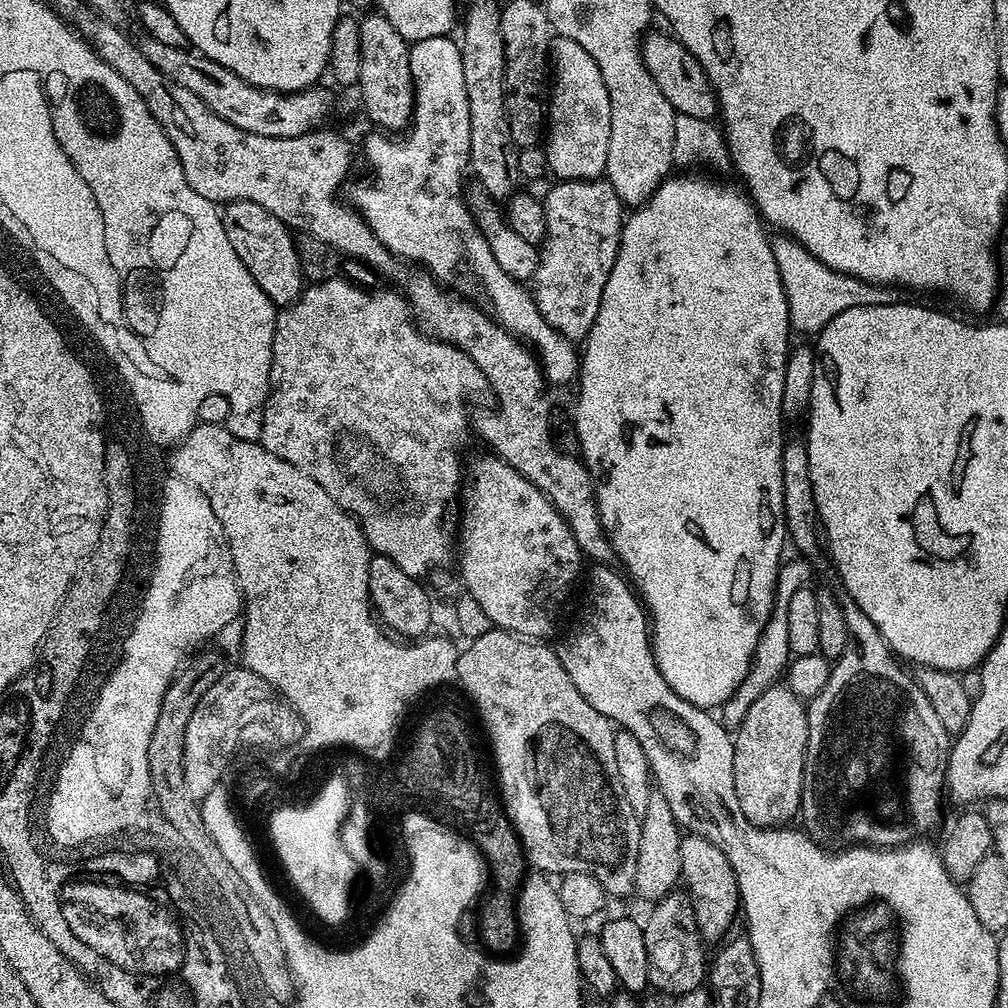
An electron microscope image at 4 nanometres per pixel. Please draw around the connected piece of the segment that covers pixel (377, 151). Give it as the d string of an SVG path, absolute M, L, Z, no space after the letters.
M451 35L417 39L409 47L410 74L414 86L412 123L403 134L372 130L365 138L364 156L372 167L372 176L366 177L365 180L353 179L347 185L347 199L382 242L382 246L386 246L386 250L390 250L393 256L401 261L423 266L441 282L447 281L447 276L456 276L459 272L468 271L480 287L485 300L483 303L492 319L498 321L505 330L524 341L535 352L544 370L544 379L549 385L568 384L571 380L573 383L580 370L581 353L577 345L558 334L558 330L554 330L554 326L550 326L538 310L536 298L531 291L521 281L510 278L510 274L506 274L502 266L498 266L486 238L476 226L472 211L468 209L464 170L466 174L470 164L470 102L466 98L466 78L462 78L460 46L452 39Z

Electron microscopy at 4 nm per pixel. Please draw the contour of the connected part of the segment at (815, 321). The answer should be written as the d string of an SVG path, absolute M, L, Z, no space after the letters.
M784 234L776 236L771 239L771 250L774 252L774 260L778 265L783 292L786 294L789 325L795 333L796 331L804 332L810 336L818 334L842 310L854 309L855 306L899 303L902 294L897 287L868 283L857 276L834 271L814 258L796 240Z

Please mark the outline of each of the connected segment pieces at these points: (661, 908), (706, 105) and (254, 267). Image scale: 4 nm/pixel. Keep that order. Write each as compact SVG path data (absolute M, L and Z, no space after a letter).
M687 895L664 896L651 905L652 913L642 927L646 938L648 982L657 993L665 996L681 996L701 987L706 980L706 941L696 929L692 901Z
M649 30L640 42L640 53L646 62L646 70L650 70L650 78L658 82L658 90L666 94L666 102L670 102L676 113L712 120L717 115L718 105L716 91L708 81L706 70L702 70L698 58L694 58L694 54L690 54L690 50L686 50L675 36L664 32Z
M231 200L223 205L220 221L226 230L226 238L230 238L230 246L234 246L234 254L242 258L242 266L250 270L254 282L277 306L295 304L300 297L306 281L304 272L298 262L298 250L293 233L270 210L262 210L249 200Z

